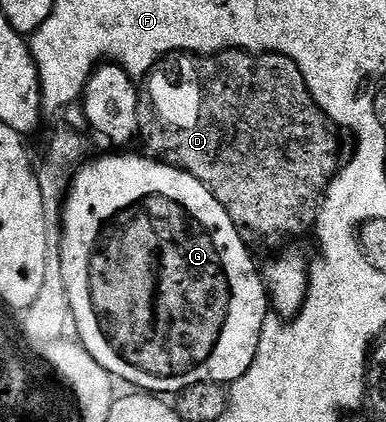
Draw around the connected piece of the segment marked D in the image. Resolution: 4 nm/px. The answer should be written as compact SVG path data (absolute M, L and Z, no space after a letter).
M232 50L230 52L217 52L214 54L196 54L194 52L172 52L170 56L164 56L158 64L151 70L150 76L146 77L145 87L142 89L139 98L139 136L148 153L154 159L163 161L164 164L171 164L175 168L185 170L189 174L193 174L193 178L197 178L207 189L213 194L213 198L217 198L217 202L221 202L221 206L225 206L225 210L229 214L229 218L233 218L233 222L239 225L240 229L246 230L248 233L256 232L259 236L264 236L267 240L272 240L273 243L279 244L282 240L291 240L294 236L303 236L312 231L315 226L315 219L319 217L319 210L323 203L323 198L327 194L327 187L333 182L333 178L338 176L341 167L341 159L339 160L339 136L330 120L327 119L325 113L321 110L321 106L317 106L317 102L313 98L313 94L309 94L309 85L305 82L303 71L297 66L297 62L293 62L293 58L282 56L270 50L260 51L258 54L254 52L245 52L242 50Z

